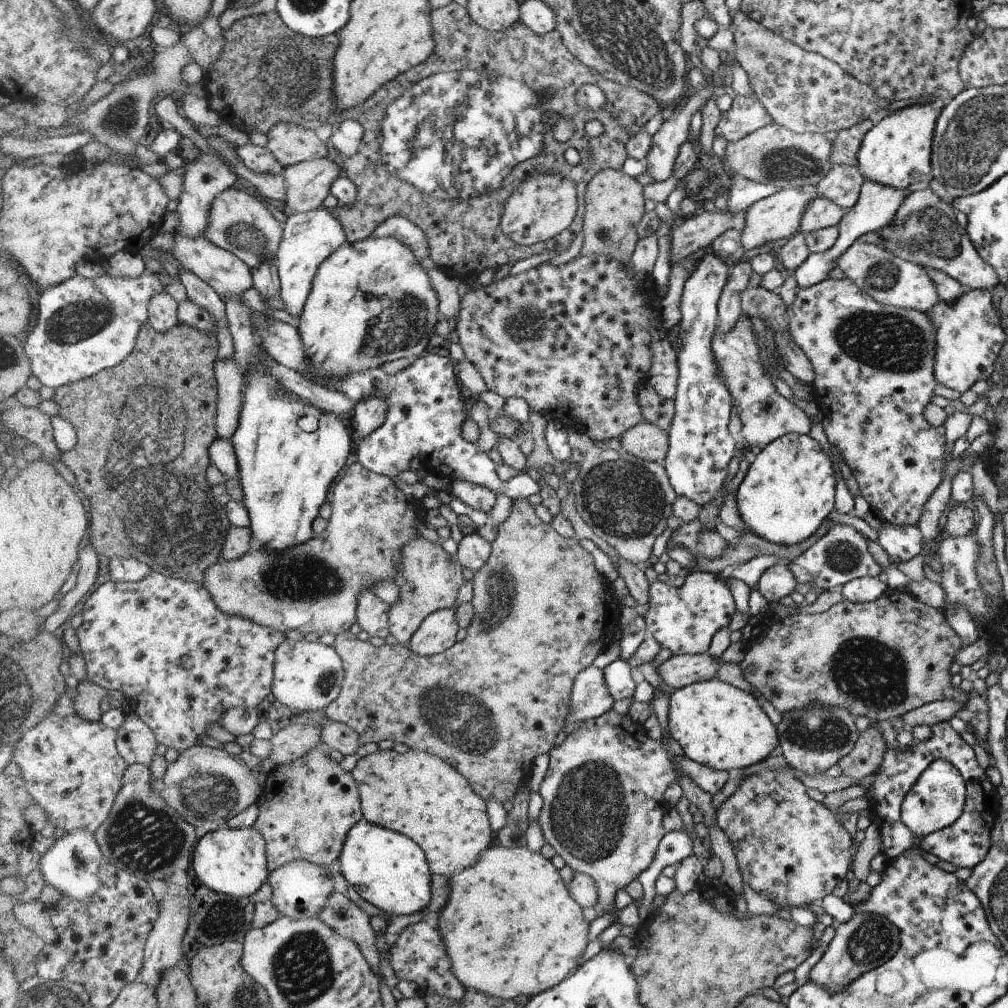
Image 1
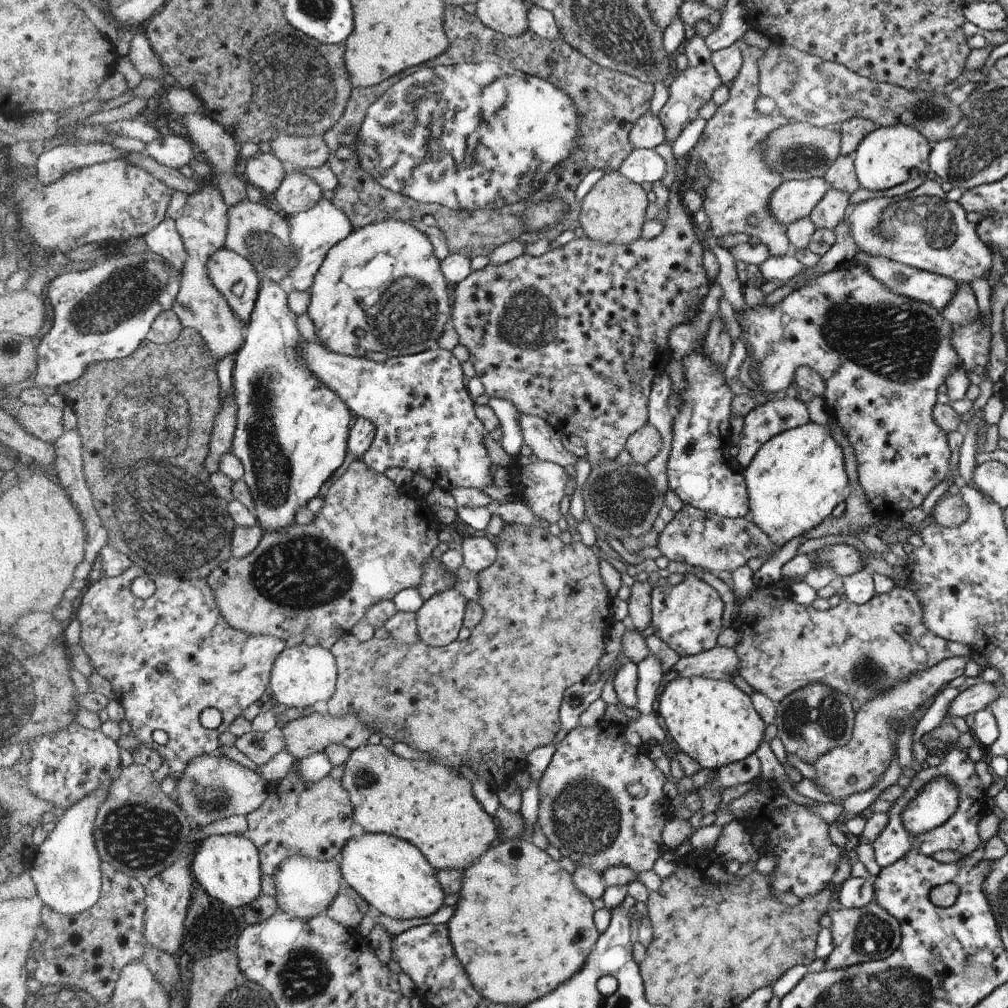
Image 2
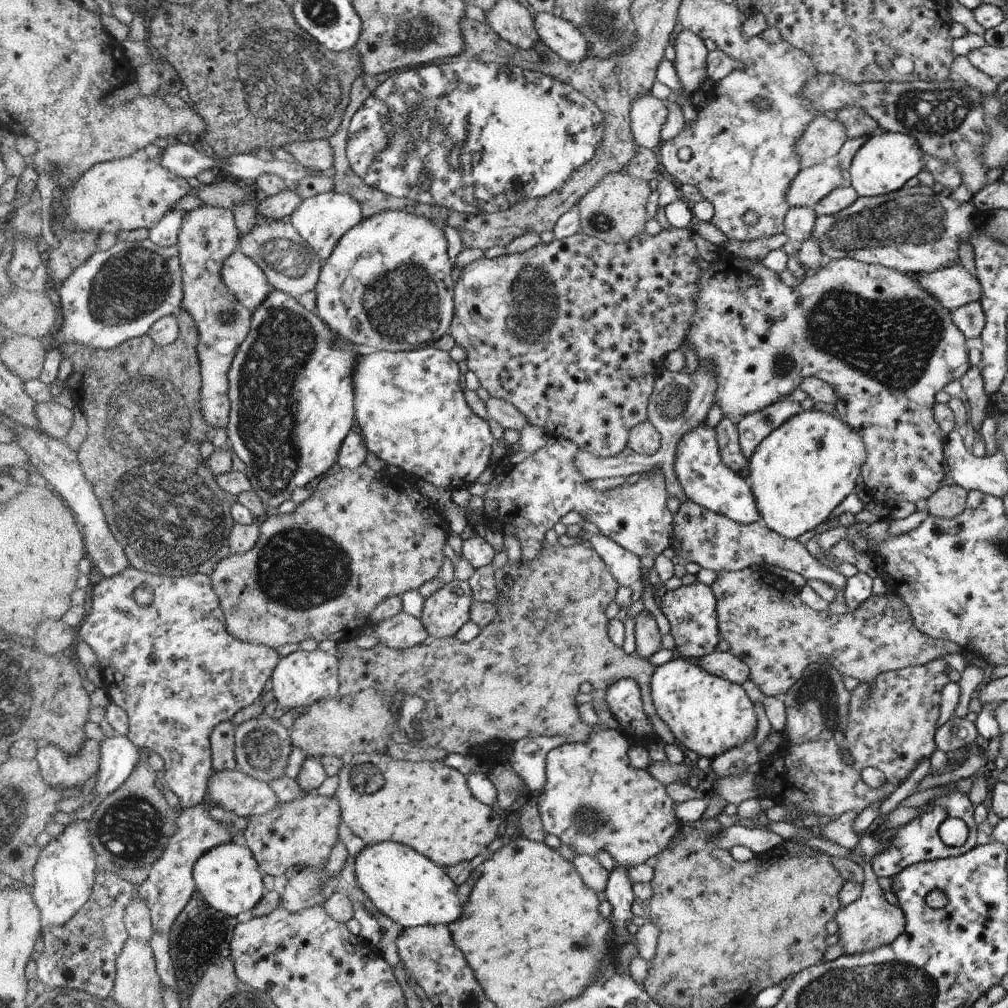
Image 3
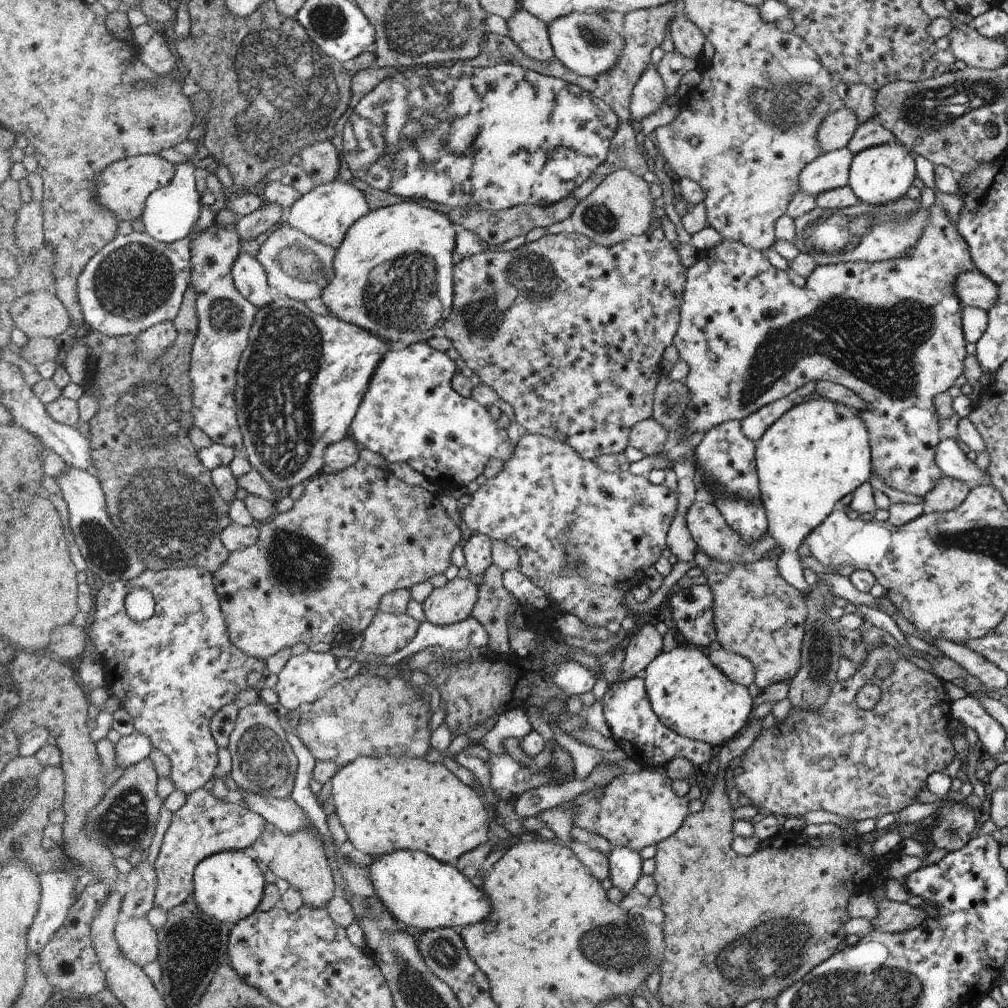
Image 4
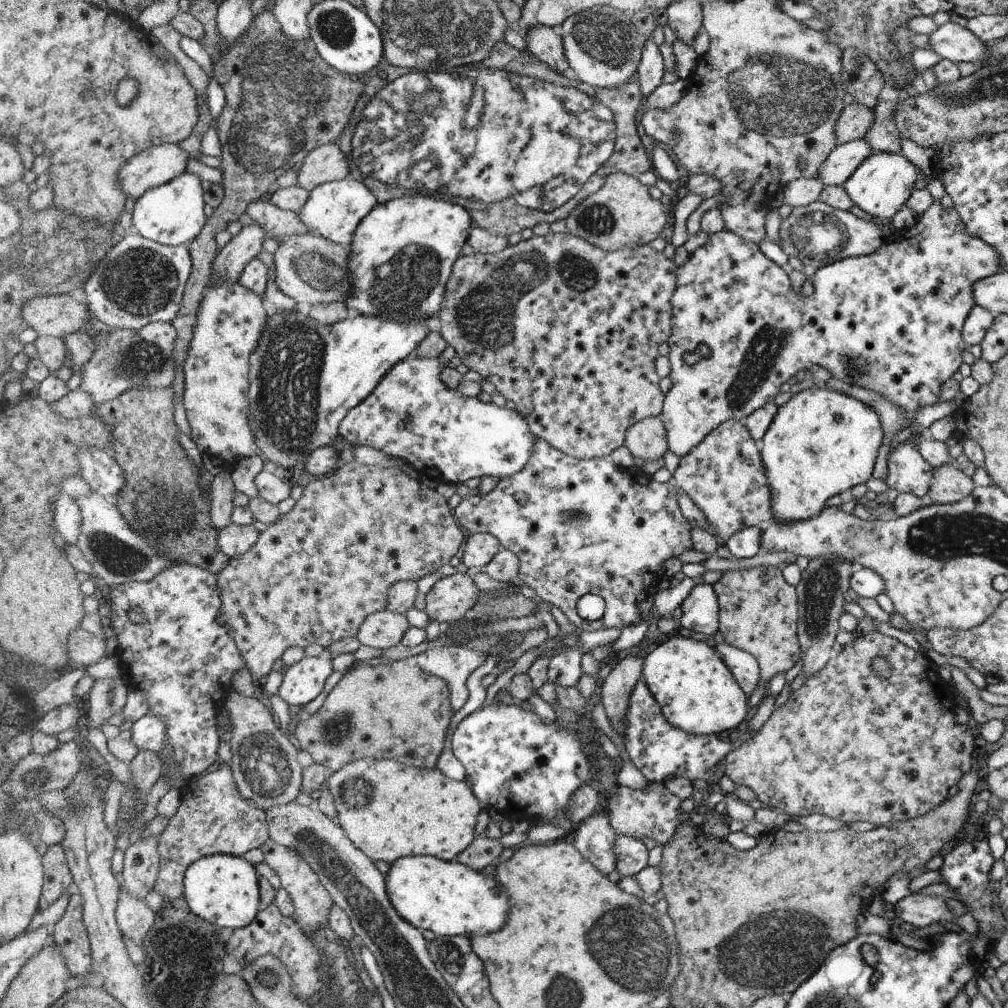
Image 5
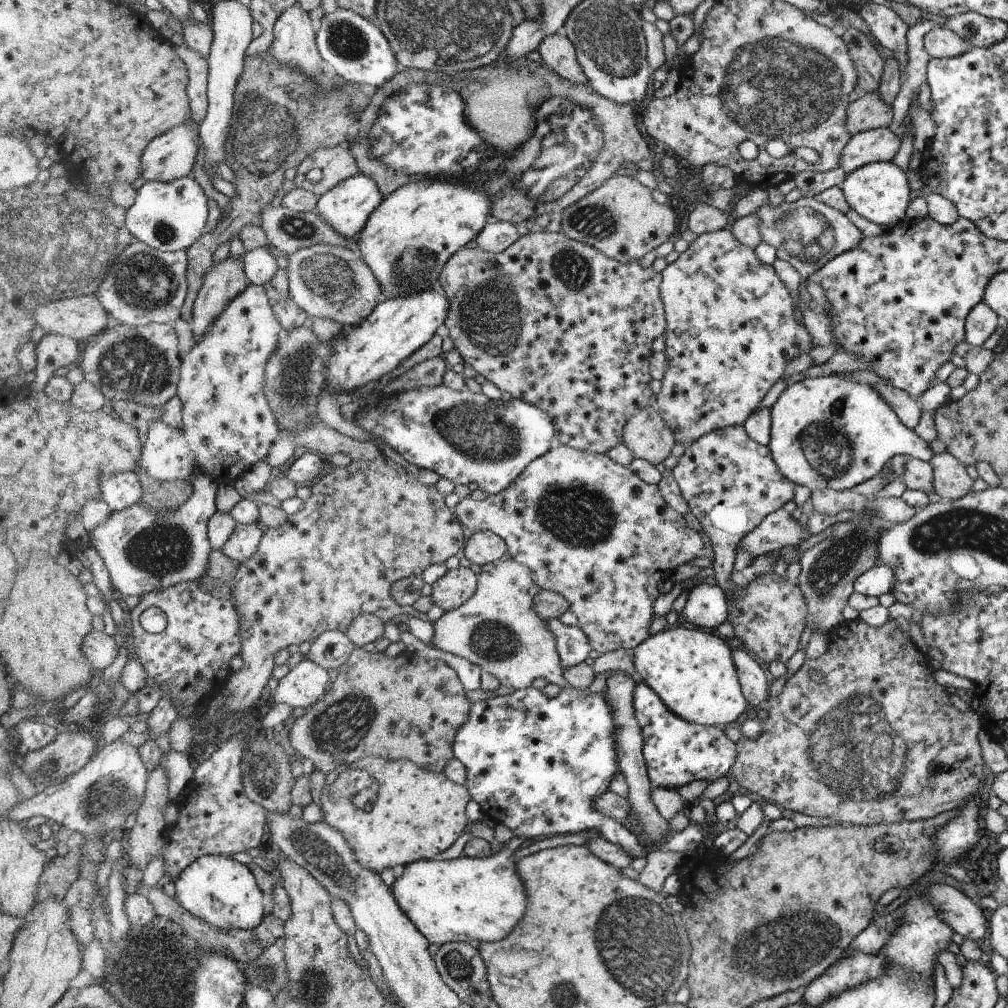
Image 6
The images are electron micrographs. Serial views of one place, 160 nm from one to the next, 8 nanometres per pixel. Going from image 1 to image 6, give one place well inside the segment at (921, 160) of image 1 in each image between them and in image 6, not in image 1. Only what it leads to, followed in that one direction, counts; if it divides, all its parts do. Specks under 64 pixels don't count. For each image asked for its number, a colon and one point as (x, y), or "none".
2: (888, 156)
3: (885, 162)
4: (880, 174)
5: (880, 186)
6: (879, 191)

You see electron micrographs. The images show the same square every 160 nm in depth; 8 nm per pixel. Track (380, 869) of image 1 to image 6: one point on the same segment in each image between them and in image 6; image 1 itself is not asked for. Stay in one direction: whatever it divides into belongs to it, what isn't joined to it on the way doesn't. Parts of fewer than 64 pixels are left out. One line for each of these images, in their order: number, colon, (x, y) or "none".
2: (391, 874)
3: (406, 886)
4: (420, 891)
5: (446, 897)
6: (469, 900)

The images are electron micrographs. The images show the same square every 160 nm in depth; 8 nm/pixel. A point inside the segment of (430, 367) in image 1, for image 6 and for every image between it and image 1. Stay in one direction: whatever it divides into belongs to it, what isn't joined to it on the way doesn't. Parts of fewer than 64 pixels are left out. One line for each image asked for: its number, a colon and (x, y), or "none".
2: (424, 418)
3: (409, 405)
4: (411, 413)
5: (412, 414)
6: (466, 437)

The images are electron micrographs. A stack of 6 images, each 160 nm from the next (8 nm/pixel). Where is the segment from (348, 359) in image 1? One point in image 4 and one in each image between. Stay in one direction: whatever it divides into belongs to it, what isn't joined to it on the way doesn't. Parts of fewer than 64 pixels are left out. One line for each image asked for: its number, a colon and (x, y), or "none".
2: (381, 289)
3: (388, 284)
4: (392, 276)

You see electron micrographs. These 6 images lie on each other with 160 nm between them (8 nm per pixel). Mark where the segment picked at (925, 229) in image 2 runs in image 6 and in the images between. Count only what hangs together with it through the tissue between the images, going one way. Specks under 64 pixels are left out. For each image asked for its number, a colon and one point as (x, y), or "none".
3: (916, 229)
4: (862, 232)
5: (817, 234)
6: (807, 233)

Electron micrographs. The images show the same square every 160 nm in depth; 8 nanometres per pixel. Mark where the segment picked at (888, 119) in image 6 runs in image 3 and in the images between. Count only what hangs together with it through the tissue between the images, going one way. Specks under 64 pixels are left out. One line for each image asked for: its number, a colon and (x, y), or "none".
3: (823, 138)
4: (837, 129)
5: (853, 124)

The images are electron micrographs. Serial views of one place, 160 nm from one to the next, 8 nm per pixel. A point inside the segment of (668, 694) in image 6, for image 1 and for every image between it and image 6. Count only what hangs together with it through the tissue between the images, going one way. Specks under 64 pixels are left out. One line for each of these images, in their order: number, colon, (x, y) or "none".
1: (718, 725)
2: (714, 722)
3: (710, 715)
4: (690, 694)
5: (697, 692)

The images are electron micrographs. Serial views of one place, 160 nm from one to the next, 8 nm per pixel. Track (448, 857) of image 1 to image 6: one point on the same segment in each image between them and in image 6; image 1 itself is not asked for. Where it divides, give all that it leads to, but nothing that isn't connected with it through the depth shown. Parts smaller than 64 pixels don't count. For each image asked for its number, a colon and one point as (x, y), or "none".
2: (428, 804)
3: (426, 805)
4: (385, 804)
5: (389, 810)
6: (392, 813)

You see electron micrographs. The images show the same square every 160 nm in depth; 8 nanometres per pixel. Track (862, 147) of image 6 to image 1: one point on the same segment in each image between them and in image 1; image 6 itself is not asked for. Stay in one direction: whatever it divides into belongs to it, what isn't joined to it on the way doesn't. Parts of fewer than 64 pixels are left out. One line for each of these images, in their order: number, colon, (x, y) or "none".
1: (778, 216)
2: (793, 200)
3: (811, 185)
4: (830, 170)
5: (842, 162)

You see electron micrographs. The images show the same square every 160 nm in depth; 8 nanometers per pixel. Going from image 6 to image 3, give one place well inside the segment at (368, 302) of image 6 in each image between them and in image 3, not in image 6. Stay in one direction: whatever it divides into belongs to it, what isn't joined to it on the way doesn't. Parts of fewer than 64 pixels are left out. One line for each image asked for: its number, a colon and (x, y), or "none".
3: (275, 246)
4: (297, 265)
5: (310, 269)

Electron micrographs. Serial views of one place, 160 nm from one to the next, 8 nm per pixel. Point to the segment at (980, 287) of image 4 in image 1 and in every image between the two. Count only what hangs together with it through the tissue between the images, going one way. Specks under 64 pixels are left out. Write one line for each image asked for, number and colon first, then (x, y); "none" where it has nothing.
1: (890, 280)
2: (923, 286)
3: (954, 287)

